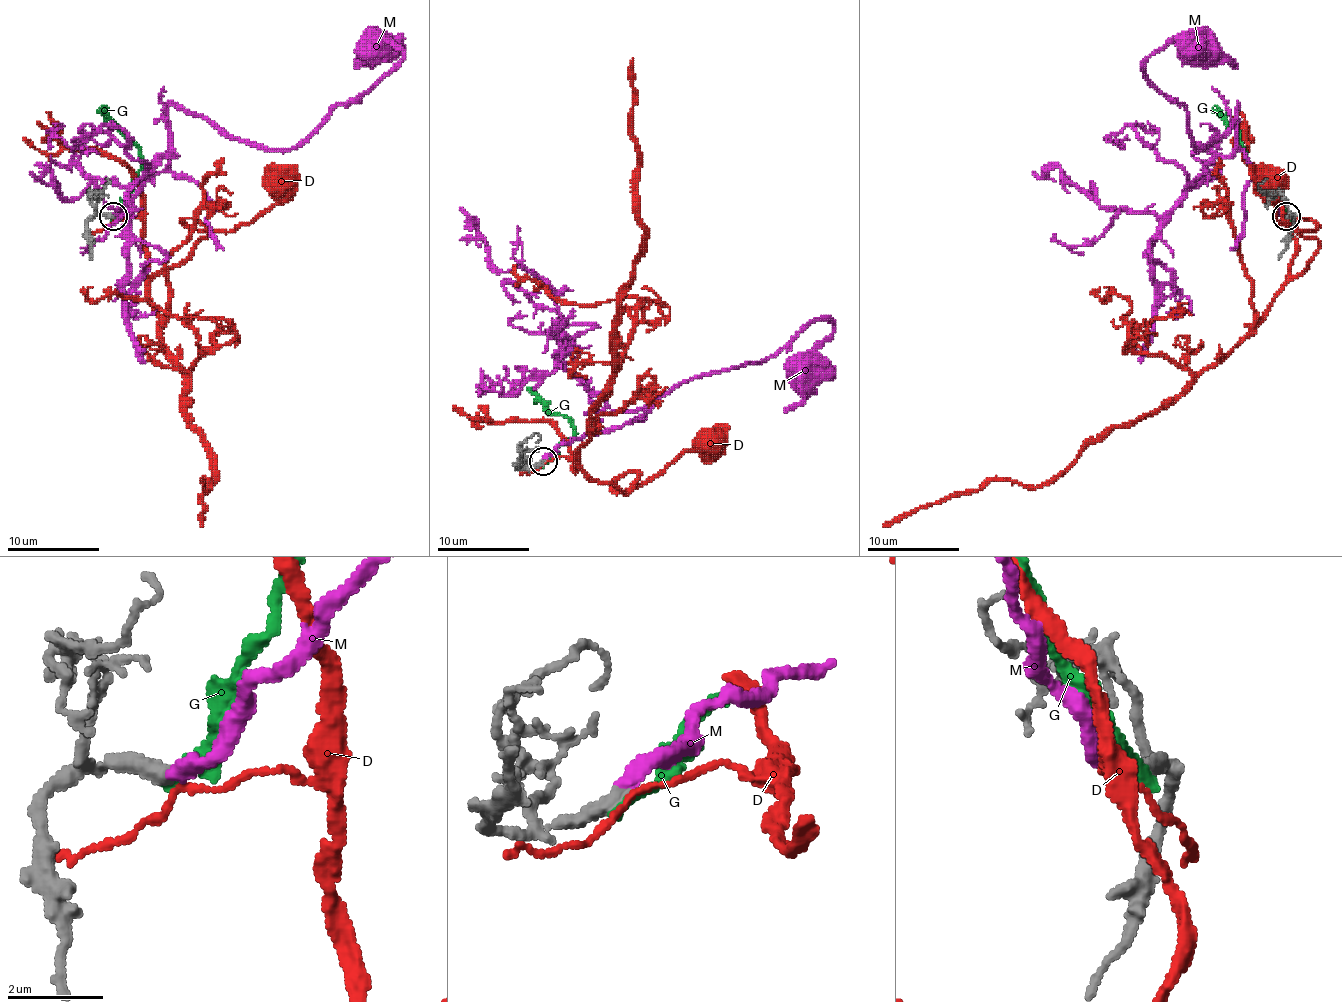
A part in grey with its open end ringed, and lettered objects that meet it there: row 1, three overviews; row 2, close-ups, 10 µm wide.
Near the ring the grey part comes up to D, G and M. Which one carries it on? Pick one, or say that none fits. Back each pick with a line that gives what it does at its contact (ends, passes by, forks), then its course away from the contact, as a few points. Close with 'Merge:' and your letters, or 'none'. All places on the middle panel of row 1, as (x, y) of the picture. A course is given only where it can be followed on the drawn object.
M: It ends there. Its course: (543, 461), (596, 428), (598, 410), (637, 412), (695, 378), (761, 364), (828, 320), (833, 334), (807, 373)
Merge: M

